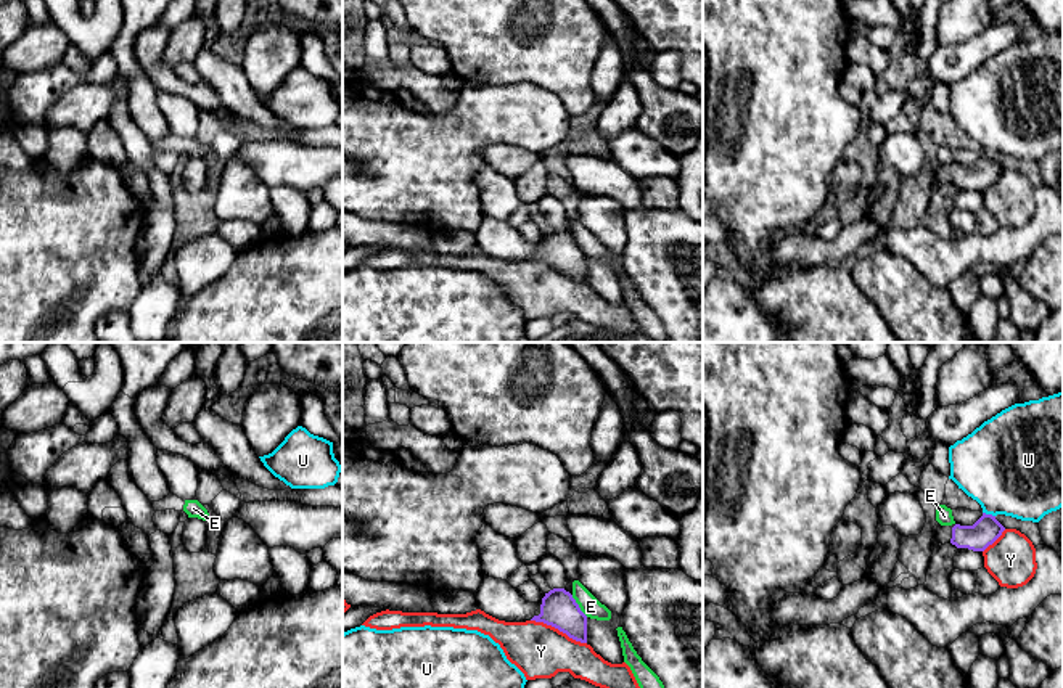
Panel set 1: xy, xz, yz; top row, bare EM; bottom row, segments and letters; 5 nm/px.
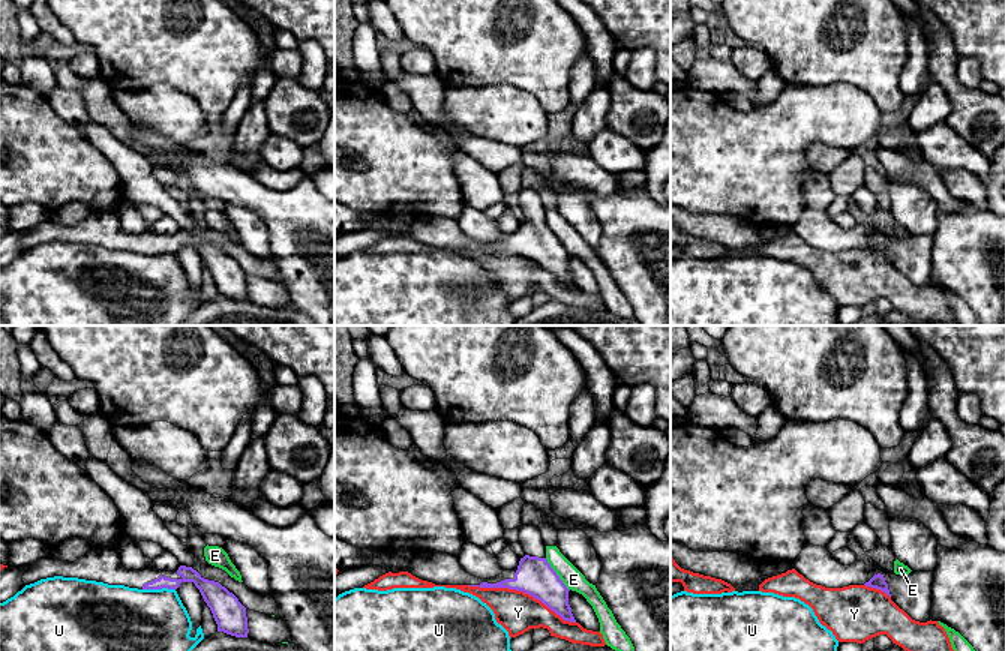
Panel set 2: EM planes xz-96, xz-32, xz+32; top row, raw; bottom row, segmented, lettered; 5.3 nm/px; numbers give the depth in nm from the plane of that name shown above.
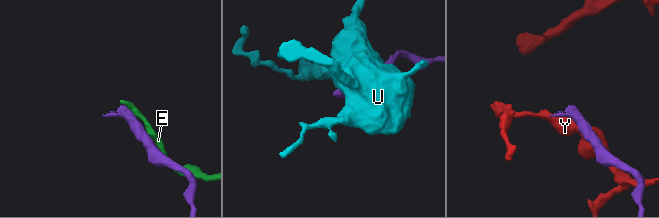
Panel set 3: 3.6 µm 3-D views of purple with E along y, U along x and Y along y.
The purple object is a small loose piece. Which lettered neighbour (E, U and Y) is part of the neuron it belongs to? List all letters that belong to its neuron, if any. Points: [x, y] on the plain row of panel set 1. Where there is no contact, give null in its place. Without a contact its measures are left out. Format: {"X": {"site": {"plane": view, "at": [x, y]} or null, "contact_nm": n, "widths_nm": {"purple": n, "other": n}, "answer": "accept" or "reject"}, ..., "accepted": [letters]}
{"E": {"site": {"plane": "xz", "at": [578, 246]}, "contact_nm": 140, "widths_nm": {"purple": 180, "other": 100}, "answer": "reject"}, "U": {"site": {"plane": "yz", "at": [989, 155]}, "contact_nm": 70, "widths_nm": {"purple": 140, "other": 460}, "answer": "reject"}, "Y": {"site": {"plane": "xz", "at": [558, 269]}, "contact_nm": 300, "widths_nm": {"purple": 180, "other": 280}, "answer": "reject"}, "accepted": []}

